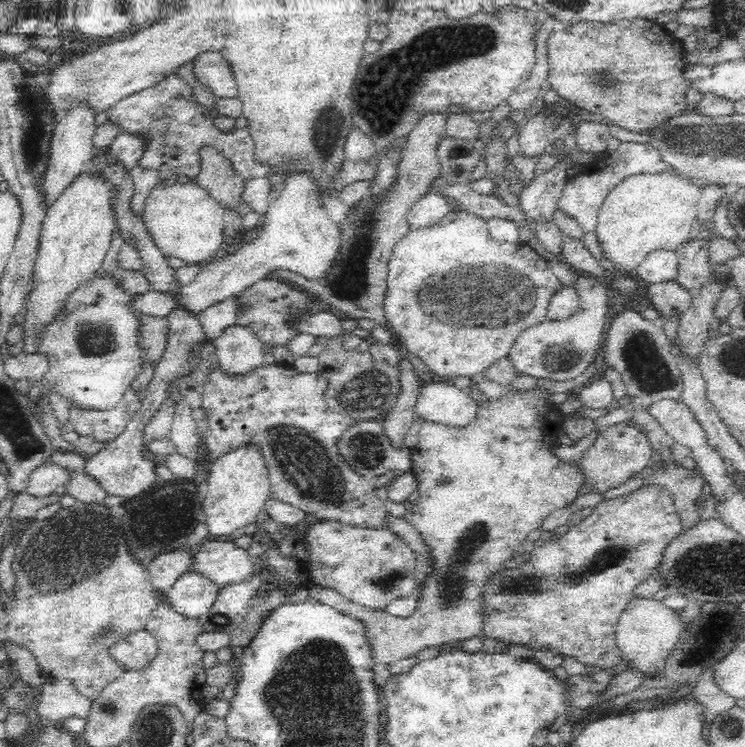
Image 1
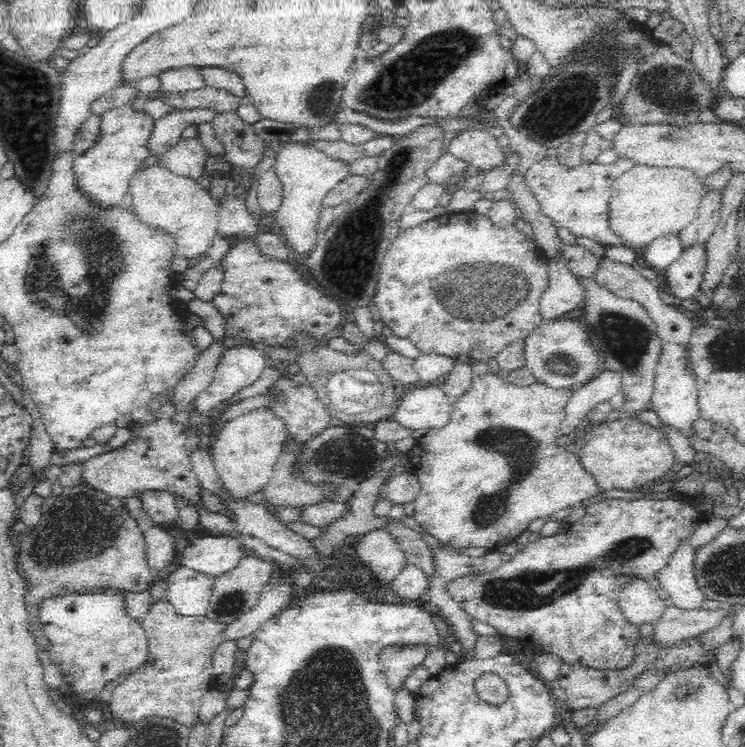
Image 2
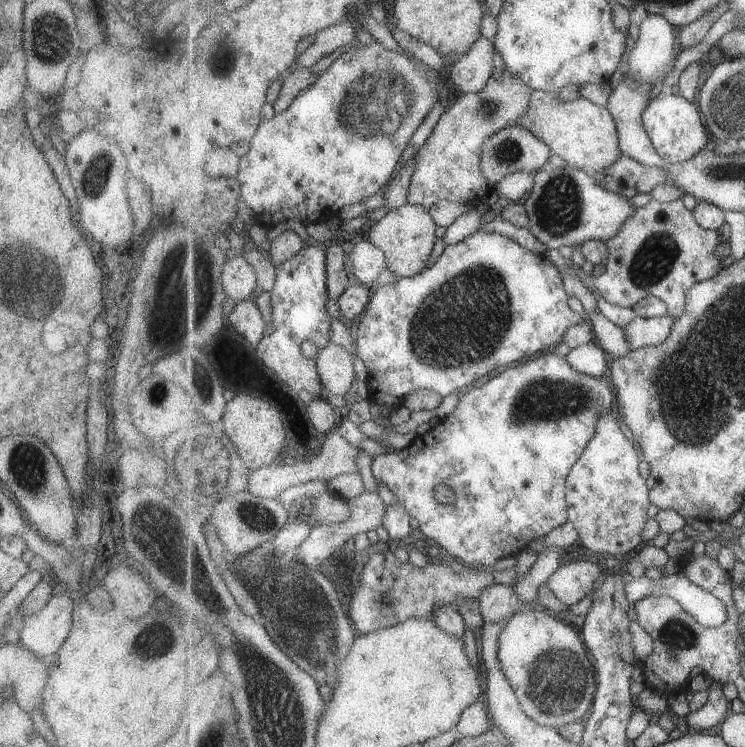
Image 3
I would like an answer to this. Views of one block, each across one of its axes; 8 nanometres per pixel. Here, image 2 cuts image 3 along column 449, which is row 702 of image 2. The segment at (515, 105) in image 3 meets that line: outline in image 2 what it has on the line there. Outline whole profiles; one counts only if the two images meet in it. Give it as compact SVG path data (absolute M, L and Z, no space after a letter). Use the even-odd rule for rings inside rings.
M168 600L154 602L143 619L143 628L149 644L146 664L117 684L111 692L108 710L110 710L113 718L123 720L128 725L146 717L160 717L175 720L190 729L190 724L198 716L202 696L215 687L212 657L216 648L226 641L224 630L228 625L216 623L206 615L195 618L182 616L175 611L173 604L170 604Z

